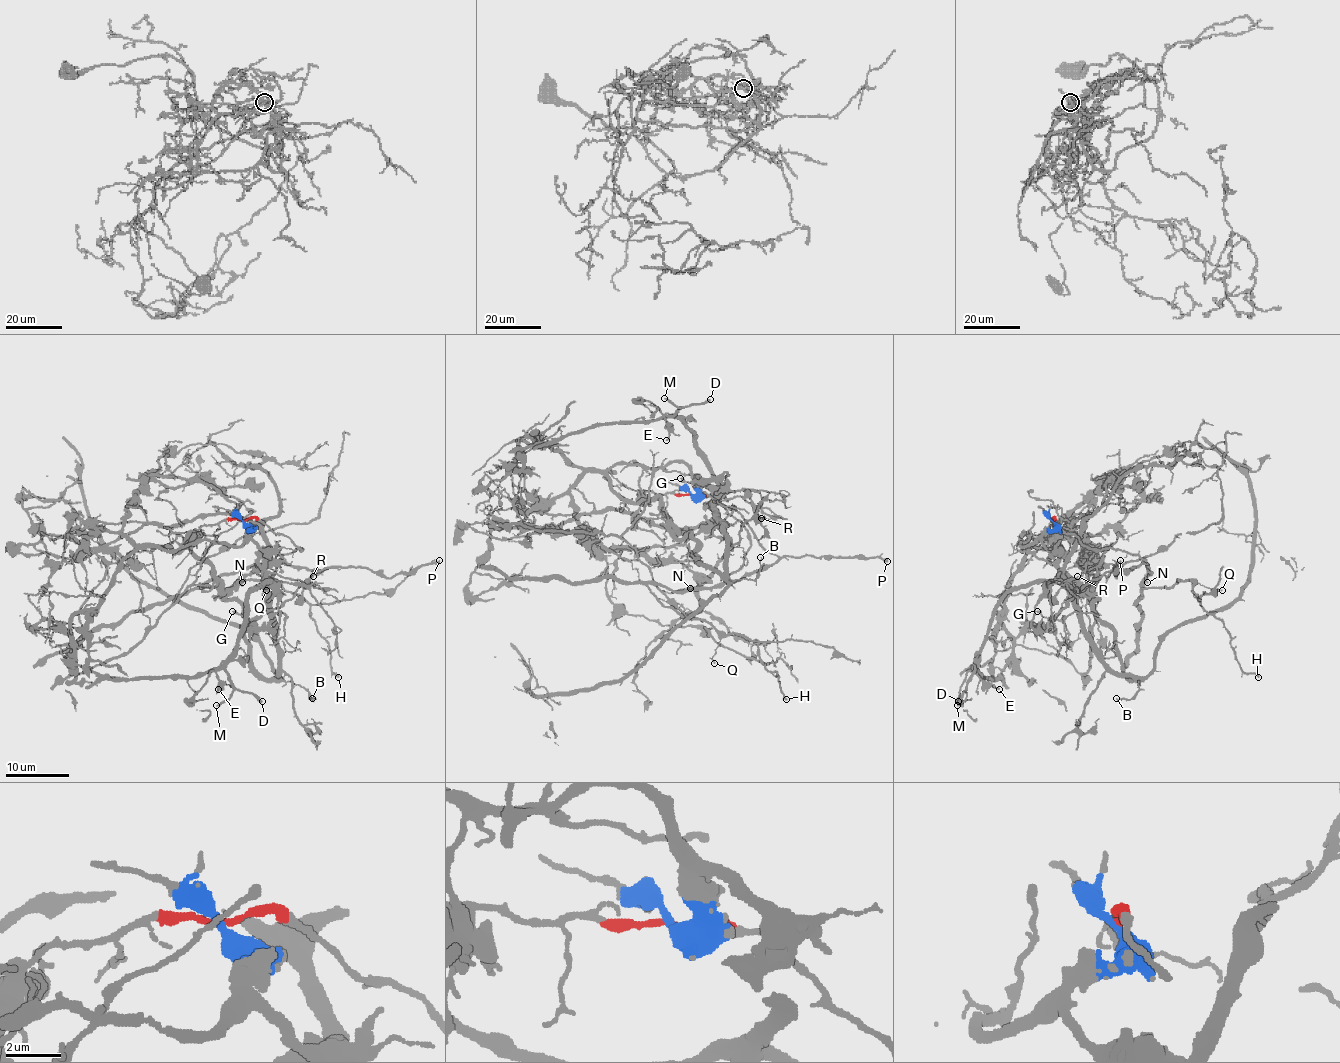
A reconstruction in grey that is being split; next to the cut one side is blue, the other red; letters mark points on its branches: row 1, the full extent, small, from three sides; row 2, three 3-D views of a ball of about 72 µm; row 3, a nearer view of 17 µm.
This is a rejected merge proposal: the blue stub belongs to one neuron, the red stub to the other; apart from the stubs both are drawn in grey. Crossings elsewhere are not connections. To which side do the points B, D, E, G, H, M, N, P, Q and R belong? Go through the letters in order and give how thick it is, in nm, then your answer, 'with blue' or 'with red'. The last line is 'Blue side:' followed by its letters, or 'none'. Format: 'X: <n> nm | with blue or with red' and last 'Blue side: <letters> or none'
B: 120 nm | with blue
D: 320 nm | with blue
E: 180 nm | with blue
G: 360 nm | with red
H: 280 nm | with red
M: 240 nm | with blue
N: 110 nm | with red
P: 400 nm | with red
Q: 90 nm | with red
R: 160 nm | with blue
Blue side: B, D, E, M, R

